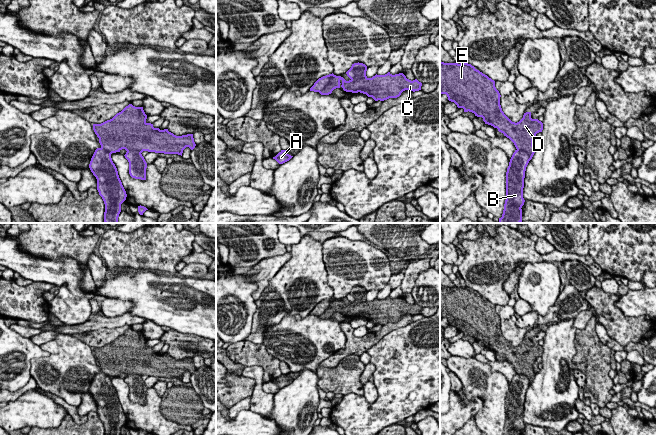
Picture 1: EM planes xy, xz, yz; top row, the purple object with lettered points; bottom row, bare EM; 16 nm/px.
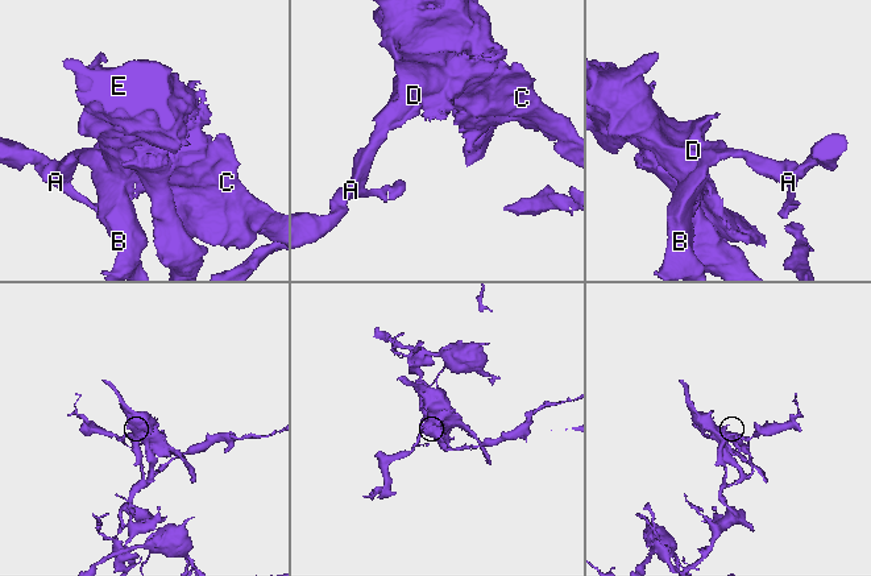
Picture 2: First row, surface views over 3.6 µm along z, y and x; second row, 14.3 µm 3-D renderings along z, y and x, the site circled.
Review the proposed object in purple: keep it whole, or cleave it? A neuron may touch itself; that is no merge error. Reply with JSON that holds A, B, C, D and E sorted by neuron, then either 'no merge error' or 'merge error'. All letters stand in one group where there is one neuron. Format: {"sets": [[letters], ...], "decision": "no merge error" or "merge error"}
{"sets": [["A", "B", "C", "D", "E"]], "decision": "no merge error"}

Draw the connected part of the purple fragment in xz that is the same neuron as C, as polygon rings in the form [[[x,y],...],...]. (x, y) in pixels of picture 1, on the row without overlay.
[[[354,287],[346,296],[350,302],[346,305],[341,300],[333,297],[319,302],[310,315],[319,316],[321,319],[329,319],[336,312],[342,311],[346,316],[363,317],[372,321],[375,325],[384,325],[389,322],[397,322],[405,314],[419,315],[422,307],[417,303],[411,305],[403,297],[392,299],[375,299],[372,302],[366,300],[367,290],[363,287]]]

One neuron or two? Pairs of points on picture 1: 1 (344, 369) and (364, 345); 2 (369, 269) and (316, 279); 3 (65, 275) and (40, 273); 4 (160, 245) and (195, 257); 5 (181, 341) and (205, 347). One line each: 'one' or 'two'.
1: two
2: two
3: one
4: two
5: one

